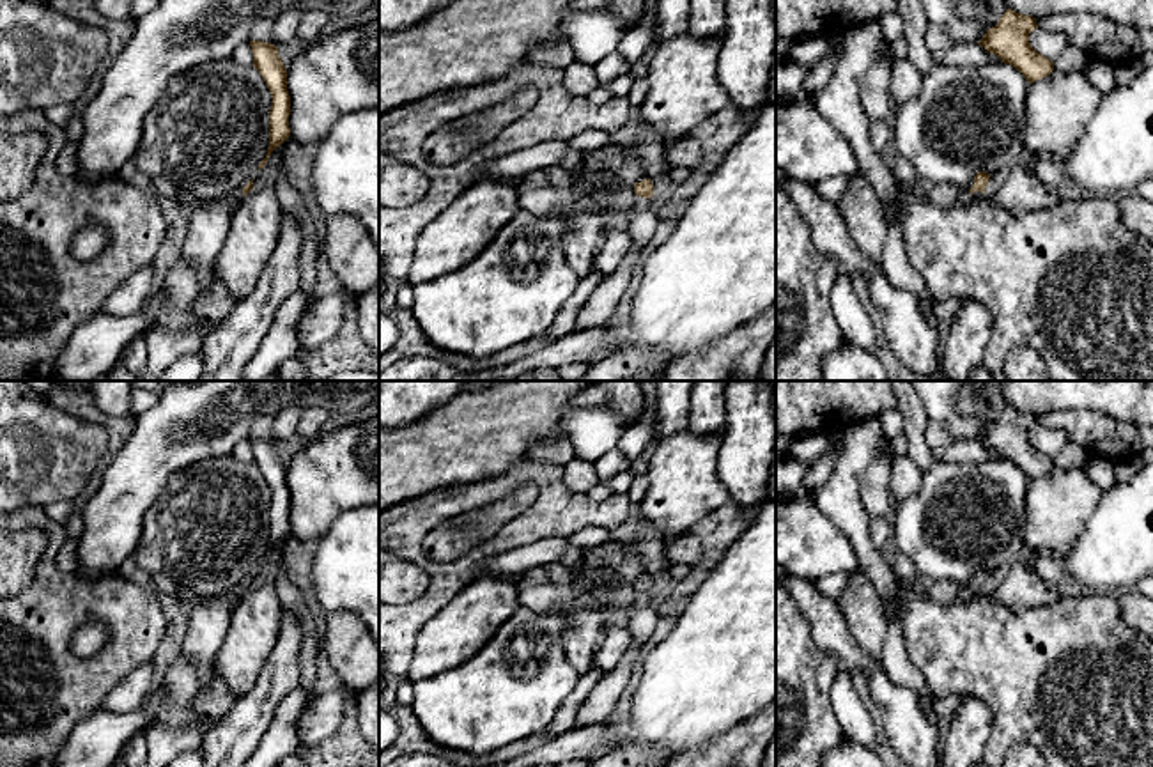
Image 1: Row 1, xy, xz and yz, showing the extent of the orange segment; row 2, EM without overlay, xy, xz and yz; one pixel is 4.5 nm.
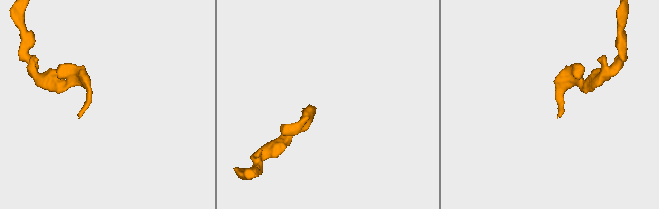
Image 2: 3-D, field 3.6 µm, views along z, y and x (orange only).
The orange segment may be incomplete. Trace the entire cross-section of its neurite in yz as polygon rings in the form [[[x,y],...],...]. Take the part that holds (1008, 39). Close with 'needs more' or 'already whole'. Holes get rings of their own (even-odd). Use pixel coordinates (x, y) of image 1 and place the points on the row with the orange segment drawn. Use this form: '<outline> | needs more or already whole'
[[[1006,9],[997,25],[988,28],[978,44],[997,55],[1001,62],[1013,66],[1033,83],[1054,71],[1054,62],[1029,43],[1029,34],[1034,28],[1038,28],[1036,18]]] | already whole

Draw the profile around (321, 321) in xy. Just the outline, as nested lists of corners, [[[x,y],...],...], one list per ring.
[[[342,291],[315,299],[299,317],[296,333],[301,351],[313,351],[337,337],[354,296]]]

